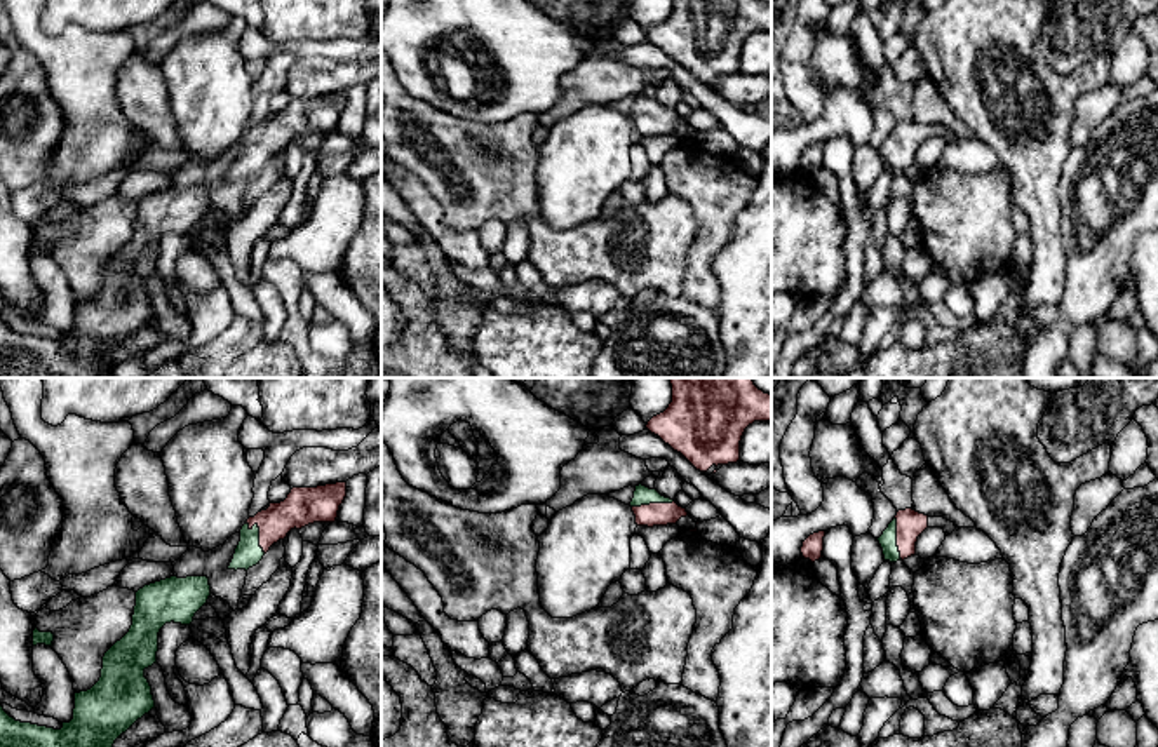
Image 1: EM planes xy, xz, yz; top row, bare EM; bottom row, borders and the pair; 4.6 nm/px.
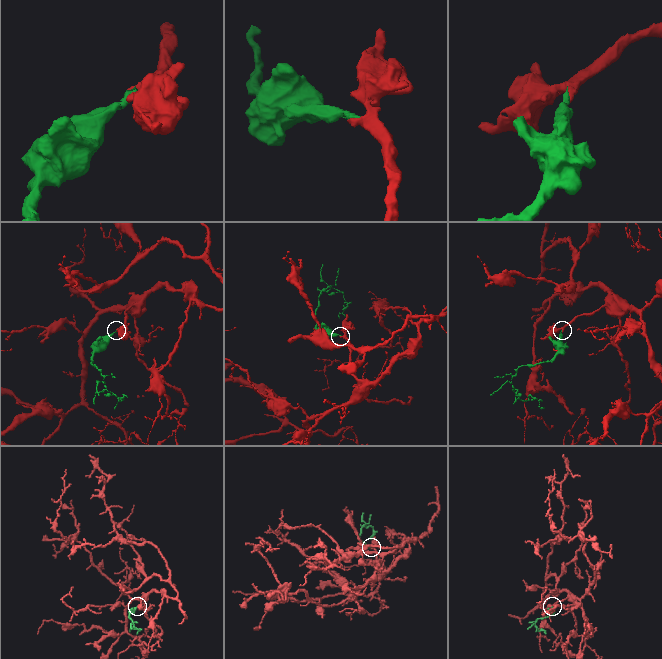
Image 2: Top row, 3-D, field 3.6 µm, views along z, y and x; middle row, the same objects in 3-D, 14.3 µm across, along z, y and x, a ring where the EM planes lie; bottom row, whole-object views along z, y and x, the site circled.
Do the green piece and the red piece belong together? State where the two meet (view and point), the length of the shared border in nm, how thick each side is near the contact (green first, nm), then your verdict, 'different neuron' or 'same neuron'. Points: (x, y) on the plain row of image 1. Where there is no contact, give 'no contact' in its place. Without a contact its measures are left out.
meets green in xy at (258, 145); contact 180 nm long; 120 nm thick on the green side, 180 nm on the other; same neuron

